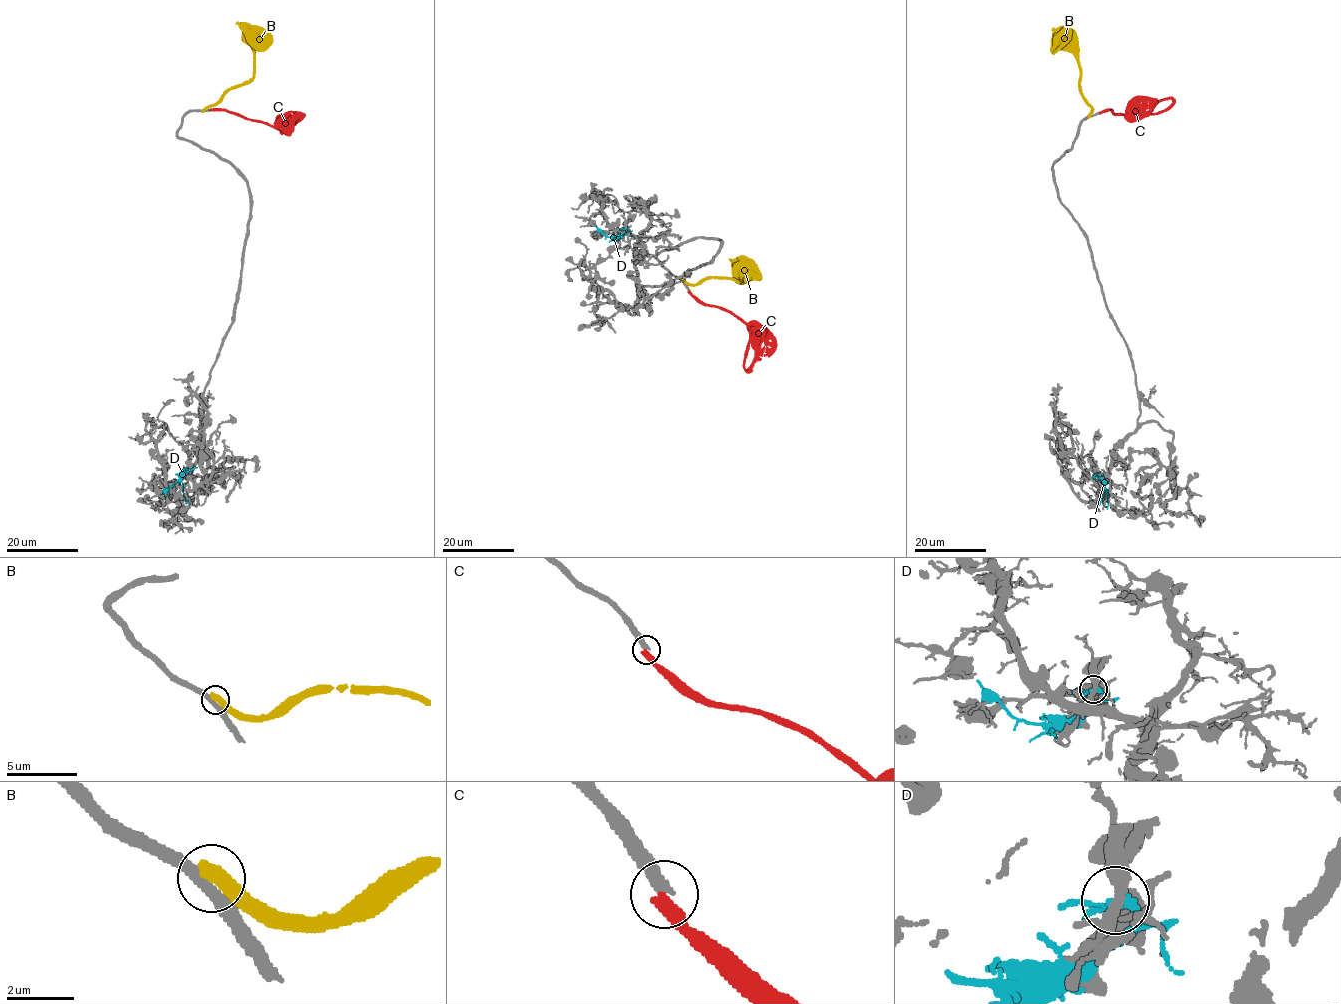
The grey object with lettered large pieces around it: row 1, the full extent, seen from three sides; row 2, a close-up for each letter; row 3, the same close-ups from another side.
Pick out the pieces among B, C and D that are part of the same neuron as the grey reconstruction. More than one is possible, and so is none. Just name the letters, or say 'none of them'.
none of them

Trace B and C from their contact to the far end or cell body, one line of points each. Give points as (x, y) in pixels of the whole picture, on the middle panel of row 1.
B: (683, 280), (697, 284), (713, 277), (727, 278), (739, 282), (741, 274), (729, 259)
C: (689, 291), (706, 304), (729, 310), (748, 327), (749, 345), (744, 364), (748, 373)

